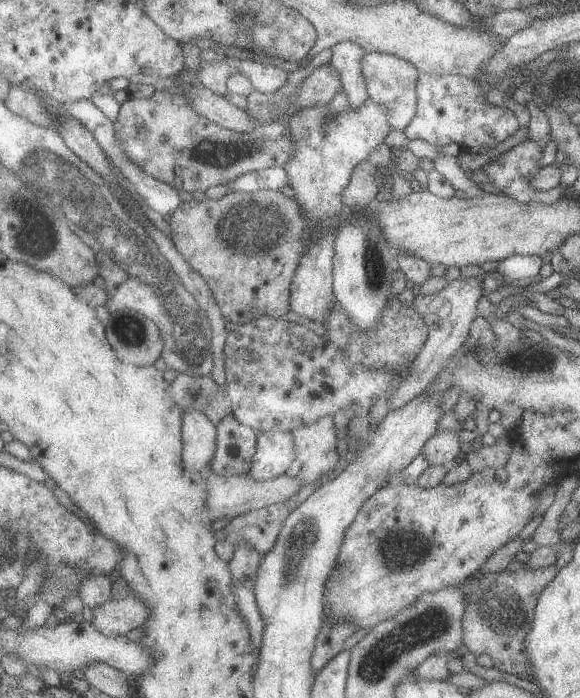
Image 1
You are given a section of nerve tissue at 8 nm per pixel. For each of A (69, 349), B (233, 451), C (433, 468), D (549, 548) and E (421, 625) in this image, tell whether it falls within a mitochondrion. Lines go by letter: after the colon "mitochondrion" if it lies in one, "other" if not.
A: other
B: other
C: other
D: other
E: mitochondrion

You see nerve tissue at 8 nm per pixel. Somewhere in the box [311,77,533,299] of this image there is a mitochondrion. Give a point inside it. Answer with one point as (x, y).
(371, 266)

